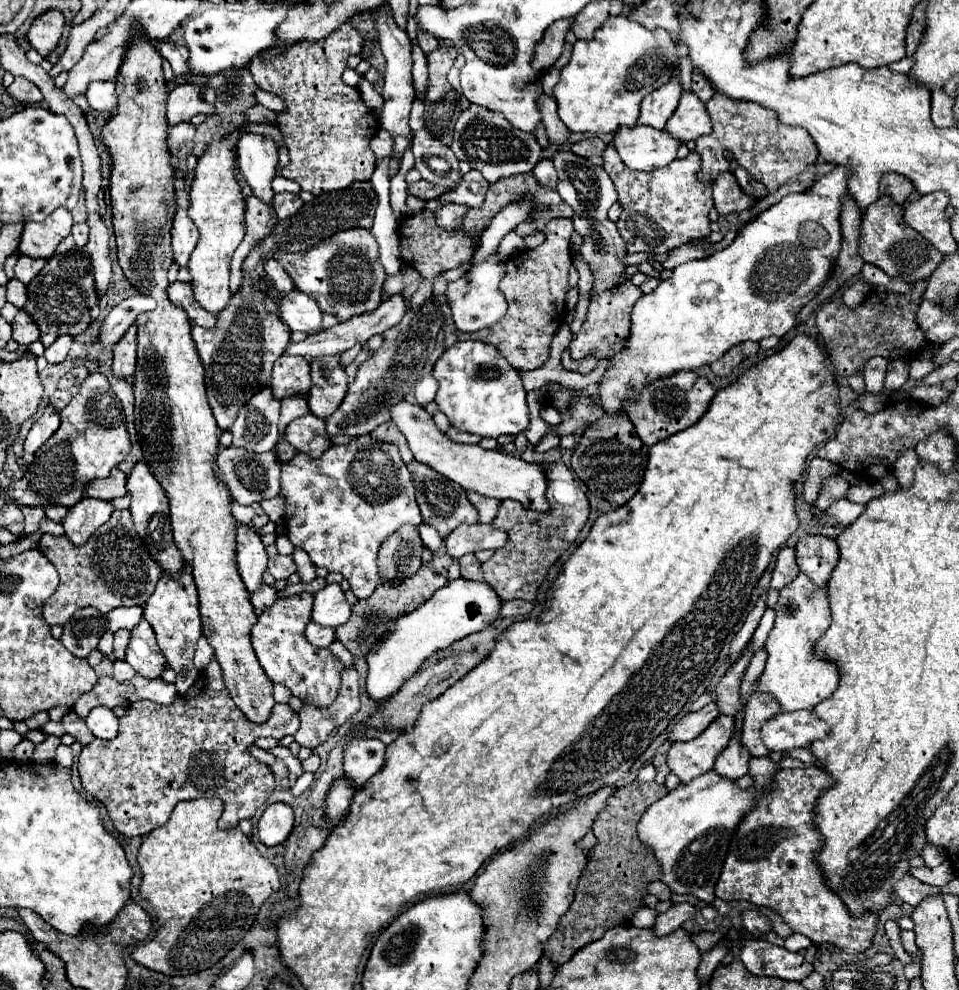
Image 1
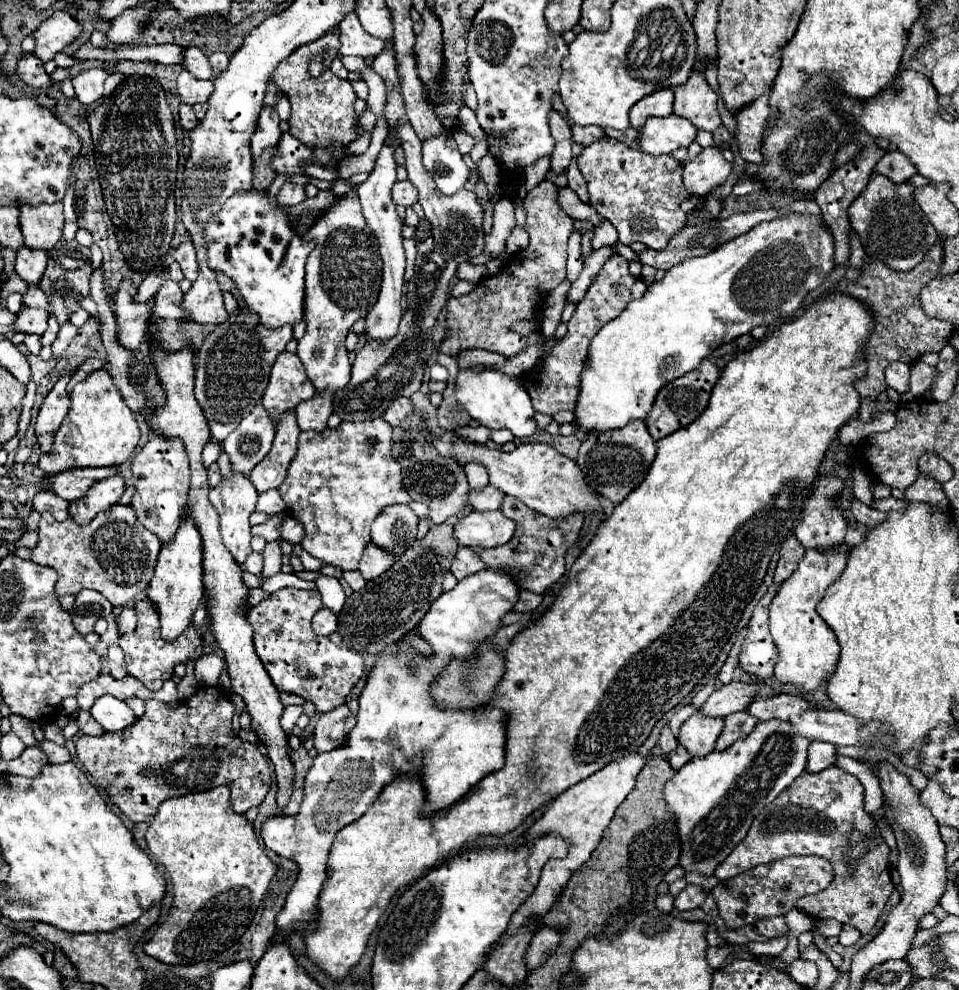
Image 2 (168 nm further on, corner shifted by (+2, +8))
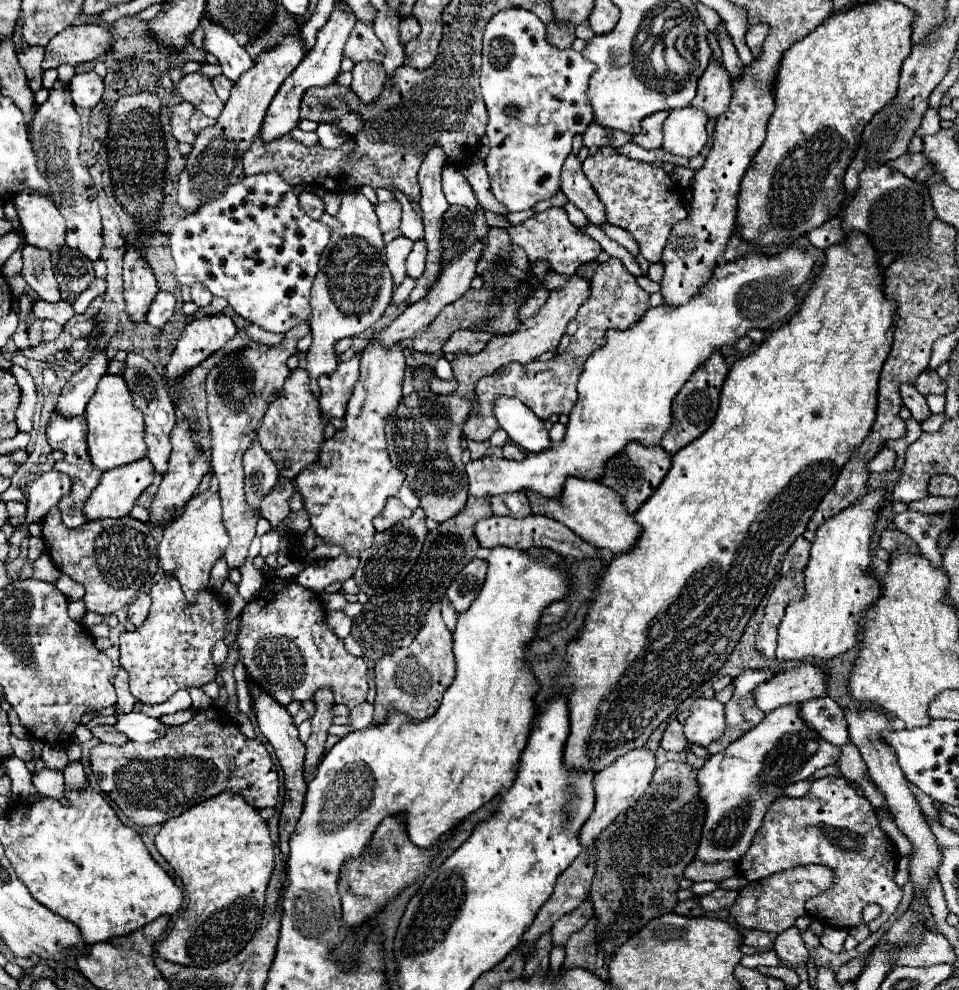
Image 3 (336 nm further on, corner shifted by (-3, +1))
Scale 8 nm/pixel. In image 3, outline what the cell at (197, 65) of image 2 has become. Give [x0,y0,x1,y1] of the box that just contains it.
[213,76,233,102]

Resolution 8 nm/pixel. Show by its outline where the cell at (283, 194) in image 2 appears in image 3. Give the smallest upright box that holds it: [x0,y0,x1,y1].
[299,192,325,220]

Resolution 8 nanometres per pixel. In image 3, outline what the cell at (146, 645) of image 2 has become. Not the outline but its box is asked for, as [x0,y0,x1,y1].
[119,576,229,706]

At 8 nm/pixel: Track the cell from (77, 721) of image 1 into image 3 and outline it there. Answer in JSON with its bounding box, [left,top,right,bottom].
[91,726,127,744]

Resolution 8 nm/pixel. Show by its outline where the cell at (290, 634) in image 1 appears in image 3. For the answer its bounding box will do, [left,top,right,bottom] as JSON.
[237,576,367,708]

